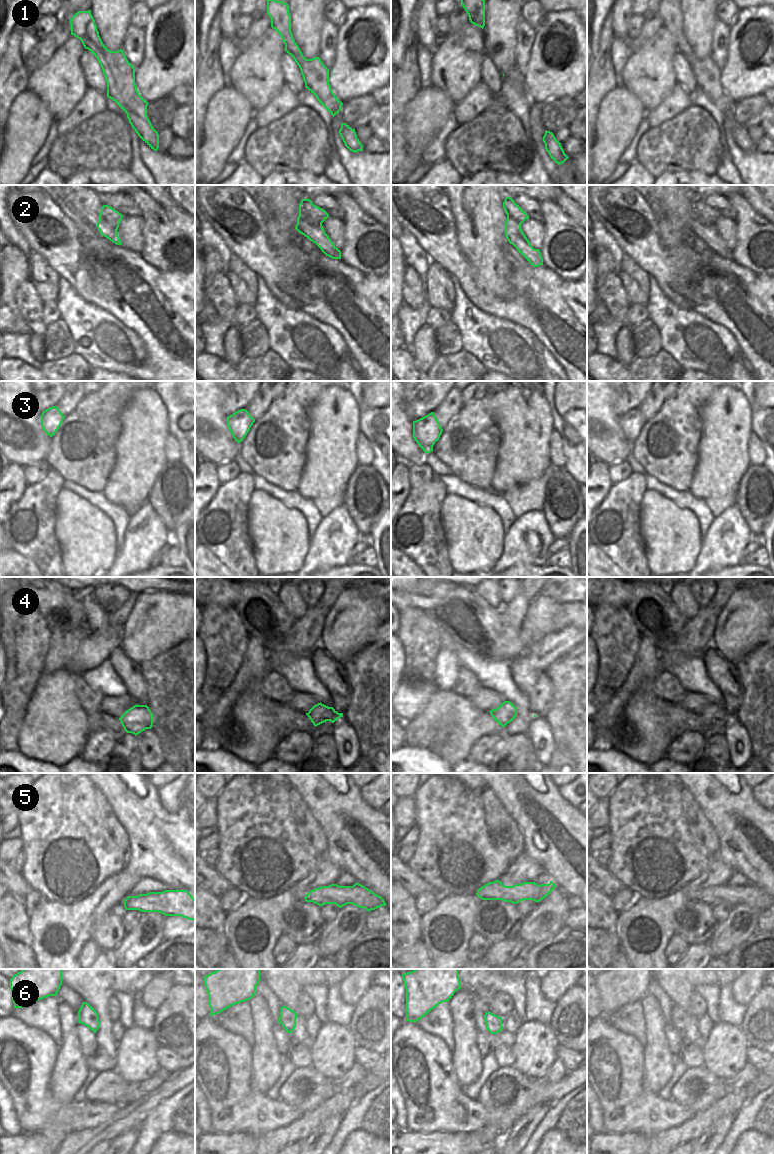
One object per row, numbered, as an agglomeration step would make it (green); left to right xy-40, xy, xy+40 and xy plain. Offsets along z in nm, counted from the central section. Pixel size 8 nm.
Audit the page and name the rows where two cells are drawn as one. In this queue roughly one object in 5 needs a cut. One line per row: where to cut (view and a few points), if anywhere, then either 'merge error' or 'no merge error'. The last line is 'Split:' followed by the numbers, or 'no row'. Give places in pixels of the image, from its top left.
1: cut none; no merge error
2: cut xy+40 (522, 232), (521, 238), (513, 245); merge error
3: cut none; no merge error
4: cut none; no merge error
5: cut none; no merge error
6: cut none; no merge error
Split: 2

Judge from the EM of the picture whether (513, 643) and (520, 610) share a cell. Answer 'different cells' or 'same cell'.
different cells

